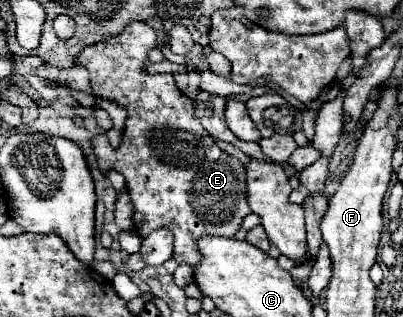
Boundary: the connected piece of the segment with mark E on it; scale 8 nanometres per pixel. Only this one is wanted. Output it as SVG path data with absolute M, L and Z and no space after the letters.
M136 21L130 23L130 27L124 29L120 35L112 37L112 41L84 47L76 57L76 65L82 65L90 71L90 83L96 97L106 95L110 97L110 101L122 105L128 111L122 143L118 149L112 149L110 161L104 161L104 135L94 137L92 145L98 157L98 165L104 173L108 169L116 169L126 177L126 185L134 203L134 229L140 233L140 237L146 237L158 227L170 227L176 239L174 259L178 263L194 267L200 259L196 251L198 237L234 237L242 225L242 219L250 213L250 207L246 203L246 175L244 165L236 157L226 155L202 127L200 119L194 113L194 101L176 87L174 77L170 73L148 75L144 71L144 63L148 63L146 55L152 47L156 47L156 31L150 25Z

